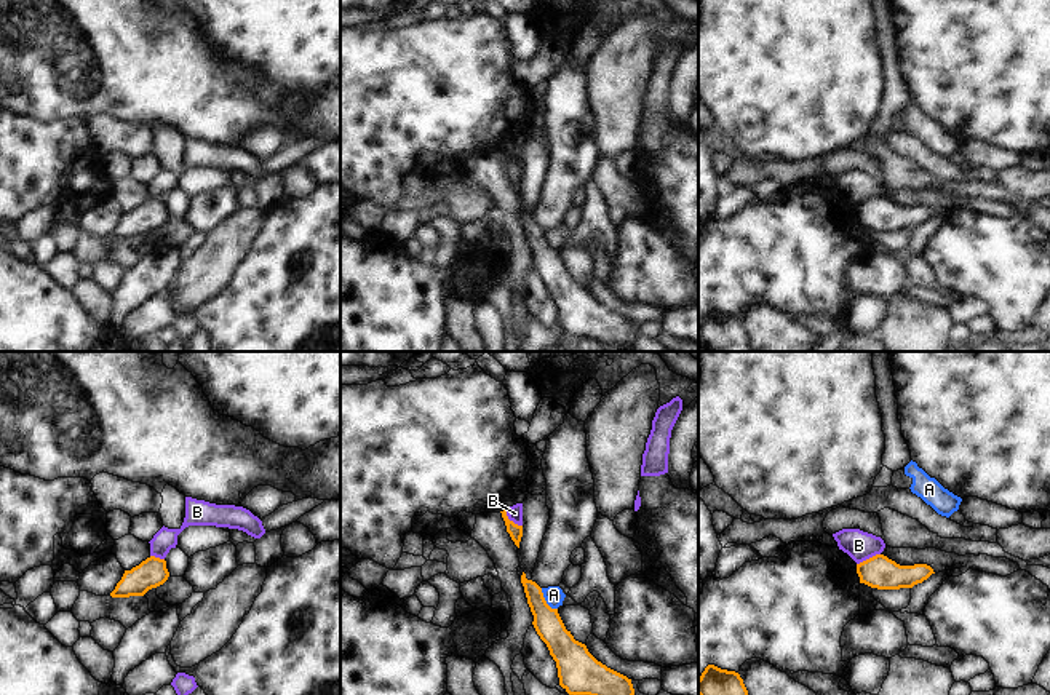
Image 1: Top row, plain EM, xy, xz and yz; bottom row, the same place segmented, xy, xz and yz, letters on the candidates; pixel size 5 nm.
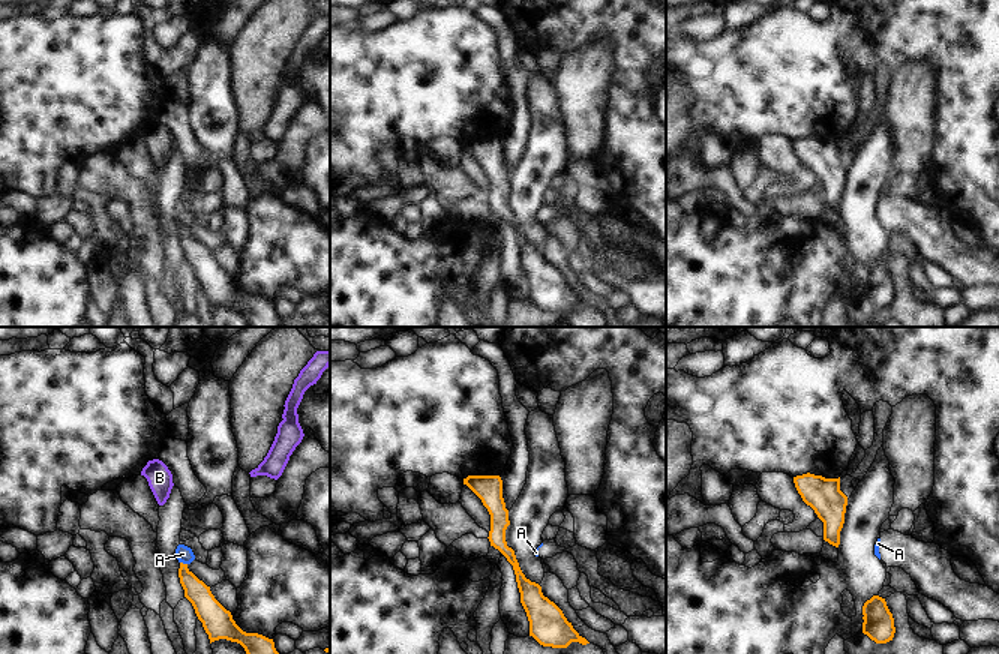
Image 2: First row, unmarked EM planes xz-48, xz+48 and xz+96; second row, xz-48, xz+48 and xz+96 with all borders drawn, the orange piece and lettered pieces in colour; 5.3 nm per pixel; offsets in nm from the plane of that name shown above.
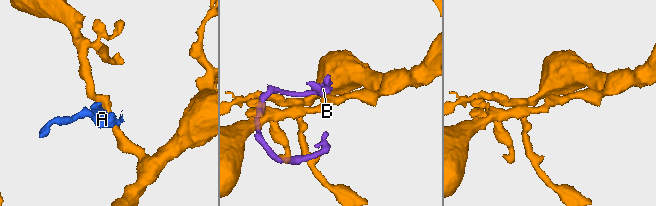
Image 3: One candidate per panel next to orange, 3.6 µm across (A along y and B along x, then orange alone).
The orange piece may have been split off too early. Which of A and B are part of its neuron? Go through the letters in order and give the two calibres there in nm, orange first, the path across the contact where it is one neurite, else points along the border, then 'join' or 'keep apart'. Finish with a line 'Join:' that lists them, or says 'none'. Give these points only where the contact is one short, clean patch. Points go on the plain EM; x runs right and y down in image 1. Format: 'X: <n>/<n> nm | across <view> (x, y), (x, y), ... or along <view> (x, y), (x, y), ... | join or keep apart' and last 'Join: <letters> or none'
A: 150/100 nm | along xz (540, 230), (545, 243), (556, 251) | keep apart
B: 160/150 nm | along yz (879, 195), (857, 206) | keep apart
Join: none

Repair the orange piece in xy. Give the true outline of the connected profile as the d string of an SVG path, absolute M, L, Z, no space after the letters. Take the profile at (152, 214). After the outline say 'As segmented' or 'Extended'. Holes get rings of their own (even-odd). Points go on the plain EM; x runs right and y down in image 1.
M150 198L131 212L125 212L121 222L110 235L112 240L144 238L149 232L163 227L169 219L166 203Z. As segmented

